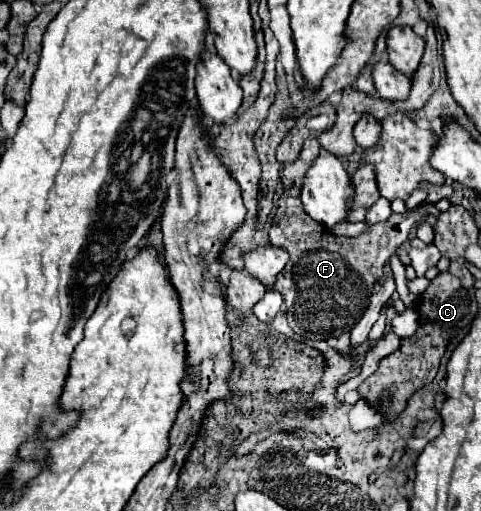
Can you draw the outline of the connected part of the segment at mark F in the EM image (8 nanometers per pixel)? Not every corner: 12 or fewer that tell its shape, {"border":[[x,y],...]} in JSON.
{"border":[[320,144],[280,170],[270,242],[290,262],[274,290],[296,334],[350,332],[384,264],[436,204],[356,238],[306,214]]}

